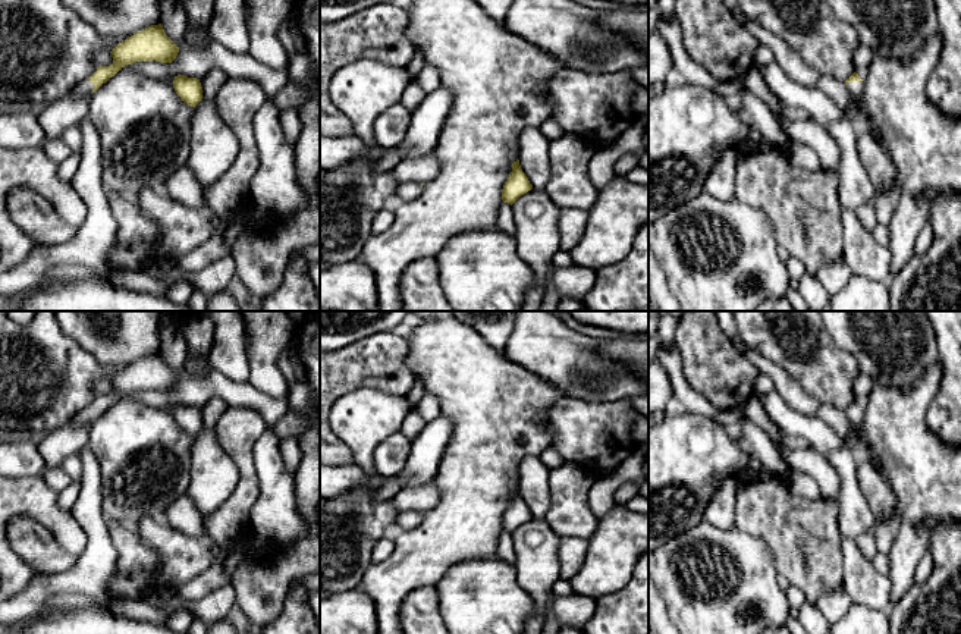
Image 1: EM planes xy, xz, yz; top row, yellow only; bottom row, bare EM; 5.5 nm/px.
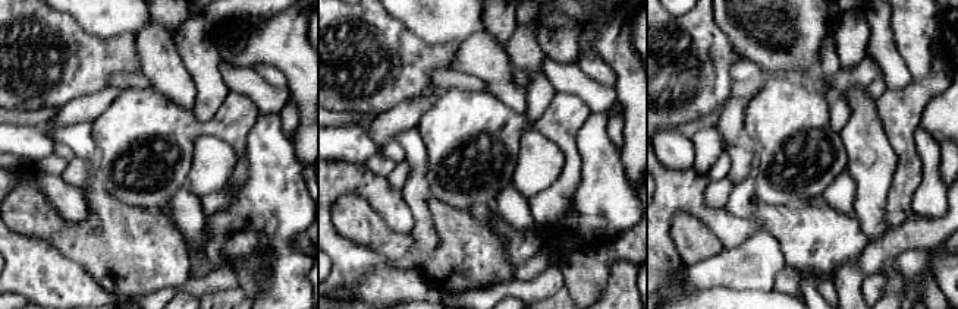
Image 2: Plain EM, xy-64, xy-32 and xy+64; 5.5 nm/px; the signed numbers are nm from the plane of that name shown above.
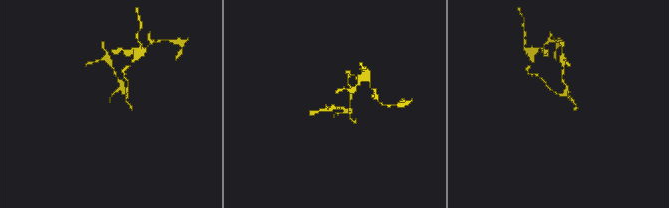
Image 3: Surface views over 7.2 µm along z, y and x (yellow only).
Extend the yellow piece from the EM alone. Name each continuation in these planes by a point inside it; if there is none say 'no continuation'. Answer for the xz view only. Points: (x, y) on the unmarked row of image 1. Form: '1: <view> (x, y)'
1: xz (407, 520)

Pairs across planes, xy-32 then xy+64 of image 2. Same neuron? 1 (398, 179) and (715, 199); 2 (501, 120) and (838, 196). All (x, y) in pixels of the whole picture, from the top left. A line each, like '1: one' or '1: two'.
1: one
2: two

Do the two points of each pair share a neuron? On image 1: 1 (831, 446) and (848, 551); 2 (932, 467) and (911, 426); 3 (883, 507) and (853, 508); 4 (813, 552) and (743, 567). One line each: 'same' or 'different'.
1: same
2: same
3: different
4: different

